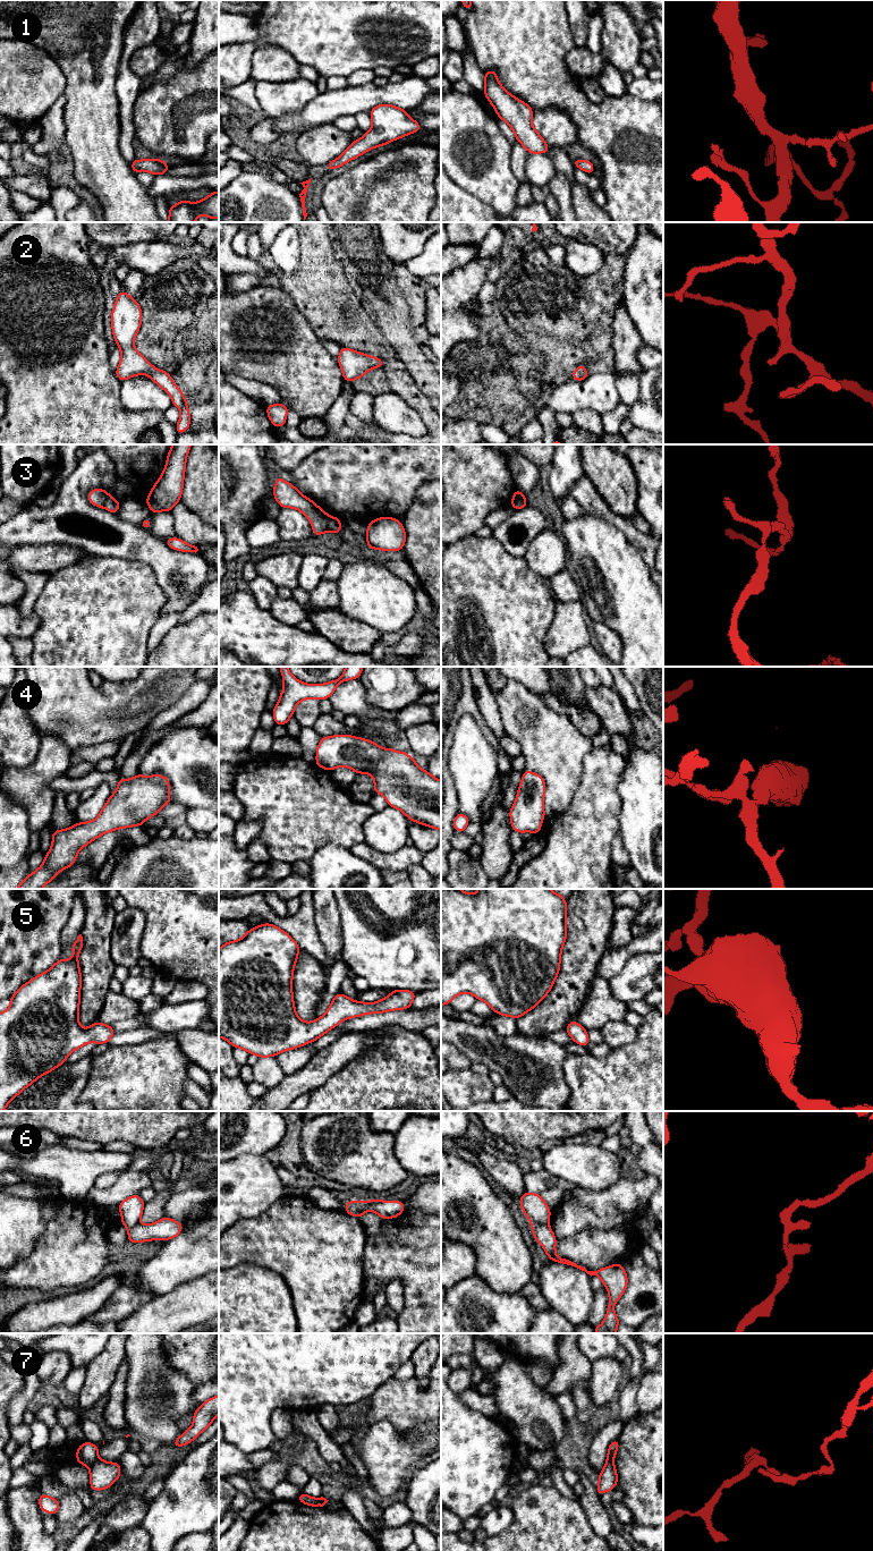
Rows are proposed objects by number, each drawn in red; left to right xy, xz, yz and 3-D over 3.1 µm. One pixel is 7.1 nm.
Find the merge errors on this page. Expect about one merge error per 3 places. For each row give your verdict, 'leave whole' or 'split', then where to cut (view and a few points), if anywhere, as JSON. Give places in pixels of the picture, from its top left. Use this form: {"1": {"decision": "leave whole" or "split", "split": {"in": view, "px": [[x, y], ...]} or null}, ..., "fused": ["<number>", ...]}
{"1": {"decision": "leave whole", "split": null}, "2": {"decision": "leave whole", "split": null}, "3": {"decision": "split", "split": {"in": "xz", "px": [[330, 516], [325, 530]]}}, "4": {"decision": "leave whole", "split": null}, "5": {"decision": "leave whole", "split": null}, "6": {"decision": "split", "split": {"in": "yz", "px": [[547, 1223], [532, 1226]]}}, "7": {"decision": "split", "split": {"in": "xy", "px": [[98, 1458], [89, 1466]]}}, "fused": ["3", "6", "7"]}

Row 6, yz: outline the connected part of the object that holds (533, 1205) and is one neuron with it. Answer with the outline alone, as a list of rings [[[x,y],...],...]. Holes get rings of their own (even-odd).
[[[525,1190],[519,1198],[519,1203],[532,1226],[549,1223],[551,1210],[543,1201],[541,1194],[533,1194]]]

